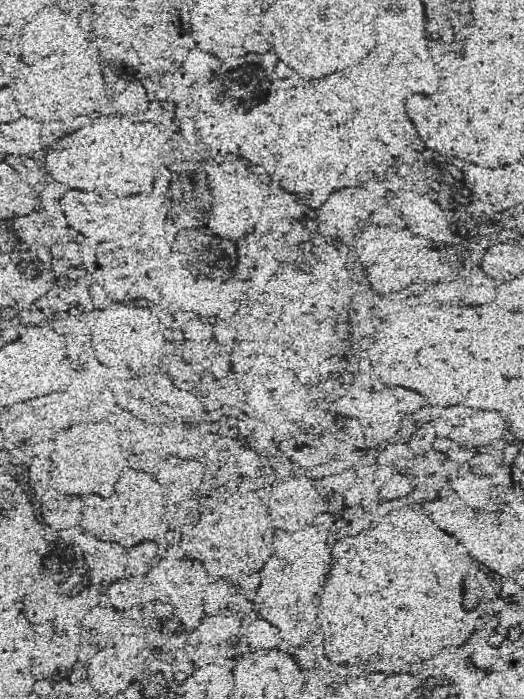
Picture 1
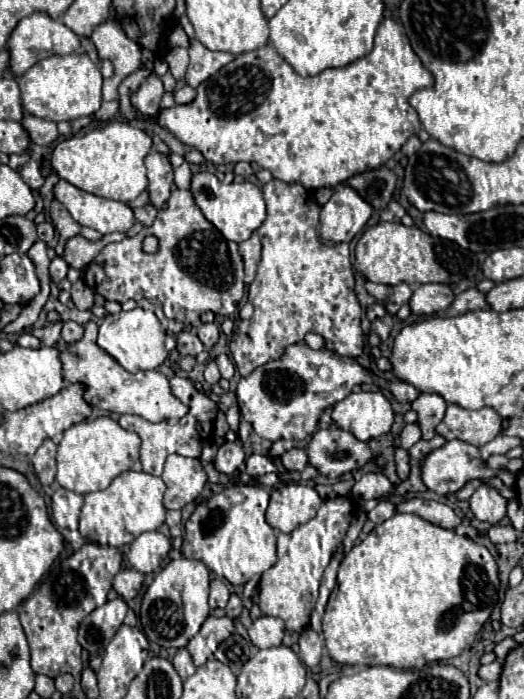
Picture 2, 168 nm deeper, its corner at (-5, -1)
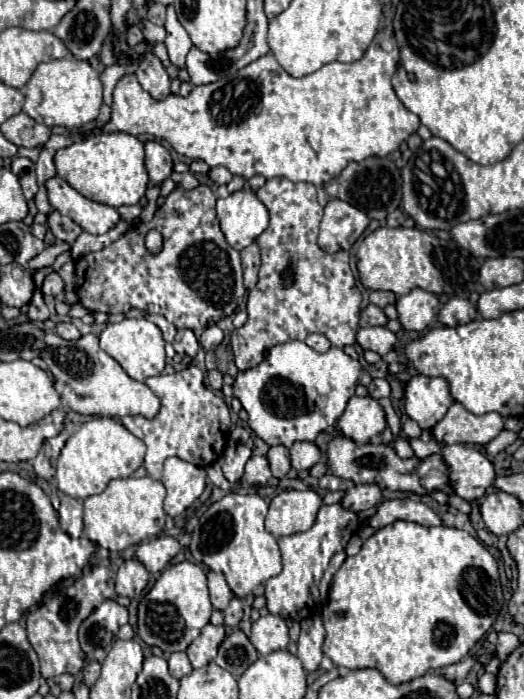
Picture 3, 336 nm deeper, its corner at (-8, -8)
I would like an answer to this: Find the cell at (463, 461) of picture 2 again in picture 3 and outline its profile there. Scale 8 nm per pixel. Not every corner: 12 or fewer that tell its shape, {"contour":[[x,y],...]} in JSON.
{"contour":[[446,445],[450,483],[466,501],[496,479],[492,461],[464,445]]}

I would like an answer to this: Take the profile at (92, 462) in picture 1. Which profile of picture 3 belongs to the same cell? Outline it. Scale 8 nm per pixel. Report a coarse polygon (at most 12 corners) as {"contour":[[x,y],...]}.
{"contour":[[110,417],[62,447],[58,489],[86,499],[130,477],[146,445]]}

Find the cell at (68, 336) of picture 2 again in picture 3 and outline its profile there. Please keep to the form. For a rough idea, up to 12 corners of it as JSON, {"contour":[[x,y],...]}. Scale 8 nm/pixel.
{"contour":[[48,319],[46,329],[62,339],[78,339],[80,331],[72,323],[54,323]]}

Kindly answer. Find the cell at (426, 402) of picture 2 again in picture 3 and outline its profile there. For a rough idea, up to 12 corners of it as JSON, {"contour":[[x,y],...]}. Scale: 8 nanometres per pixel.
{"contour":[[414,375],[404,407],[432,429],[454,403],[444,377]]}

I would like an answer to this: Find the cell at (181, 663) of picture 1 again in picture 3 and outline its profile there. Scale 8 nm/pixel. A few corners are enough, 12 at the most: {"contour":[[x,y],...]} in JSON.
{"contour":[[172,653],[168,669],[176,679],[188,675],[192,665],[186,653]]}

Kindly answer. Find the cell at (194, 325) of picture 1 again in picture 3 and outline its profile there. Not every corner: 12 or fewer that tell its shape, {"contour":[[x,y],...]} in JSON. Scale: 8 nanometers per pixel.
{"contour":[[216,325],[200,337],[204,351],[216,349],[224,333]]}

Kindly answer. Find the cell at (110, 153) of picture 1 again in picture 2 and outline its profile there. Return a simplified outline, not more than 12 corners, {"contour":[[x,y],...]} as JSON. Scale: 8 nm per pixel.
{"contour":[[113,120],[61,140],[59,178],[131,202],[149,180],[153,140]]}

